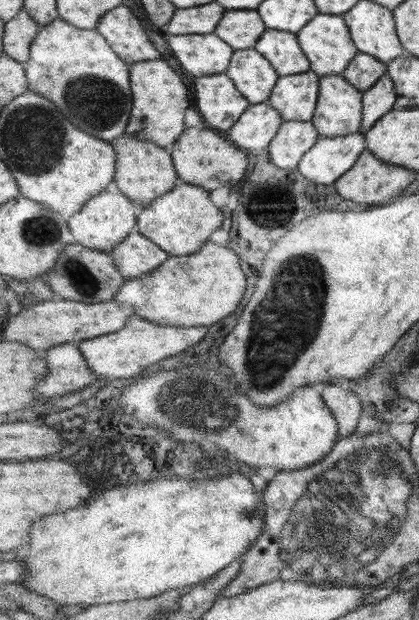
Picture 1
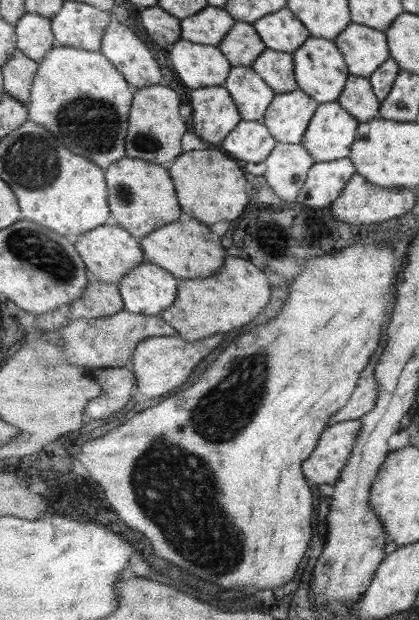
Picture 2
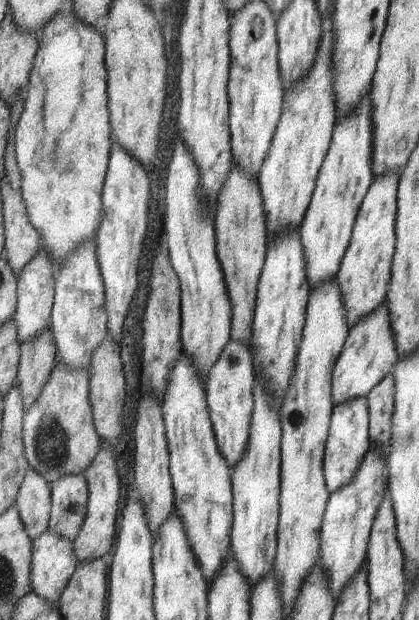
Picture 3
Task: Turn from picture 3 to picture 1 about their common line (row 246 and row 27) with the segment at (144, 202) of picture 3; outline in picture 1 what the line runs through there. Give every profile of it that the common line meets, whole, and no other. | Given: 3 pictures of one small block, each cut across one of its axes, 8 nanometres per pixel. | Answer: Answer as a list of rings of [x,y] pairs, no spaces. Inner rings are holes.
[[[121,5],[107,12],[96,29],[106,36],[111,48],[114,48],[128,65],[161,58],[159,50],[153,46],[139,18],[129,6]]]

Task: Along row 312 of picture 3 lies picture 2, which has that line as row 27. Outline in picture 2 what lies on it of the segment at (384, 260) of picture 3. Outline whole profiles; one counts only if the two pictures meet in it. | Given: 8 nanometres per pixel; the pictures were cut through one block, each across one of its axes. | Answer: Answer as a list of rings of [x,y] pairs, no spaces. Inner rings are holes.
[[[351,22],[334,41],[346,57],[350,74],[370,79],[391,58],[386,32],[370,25]]]

